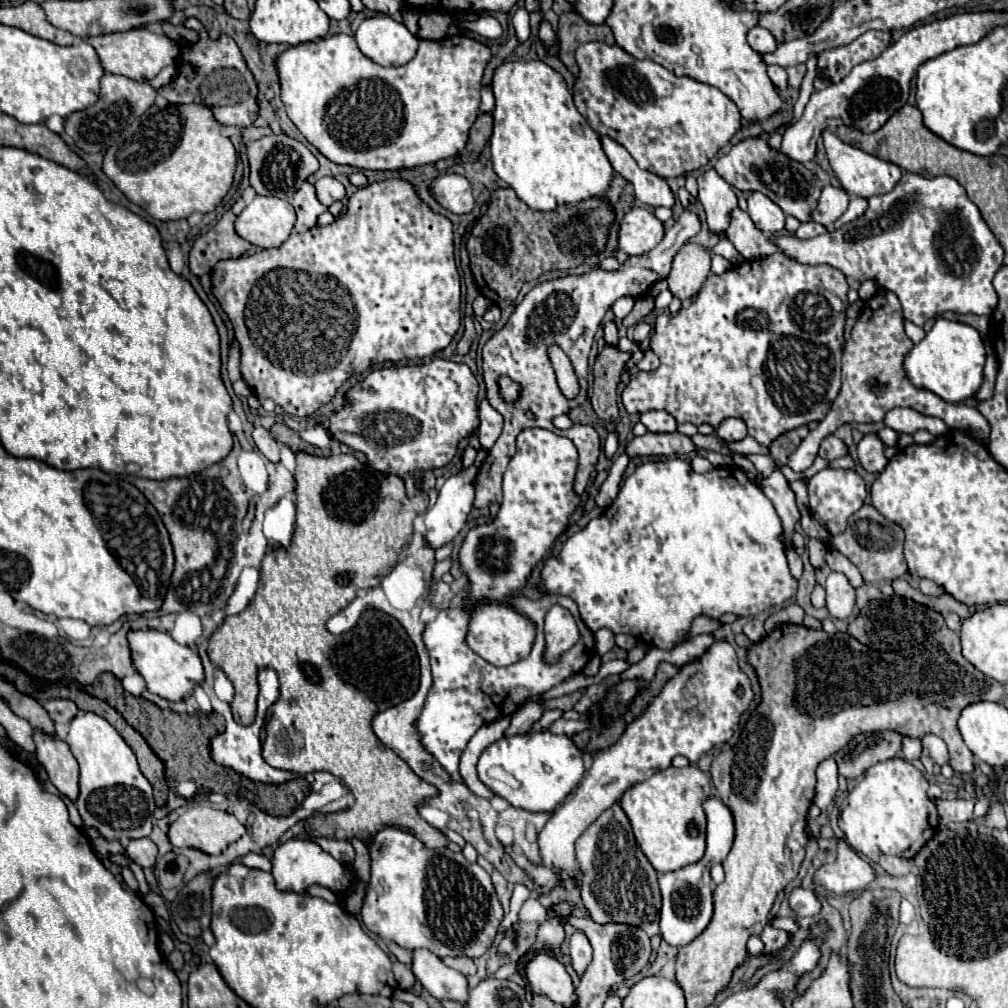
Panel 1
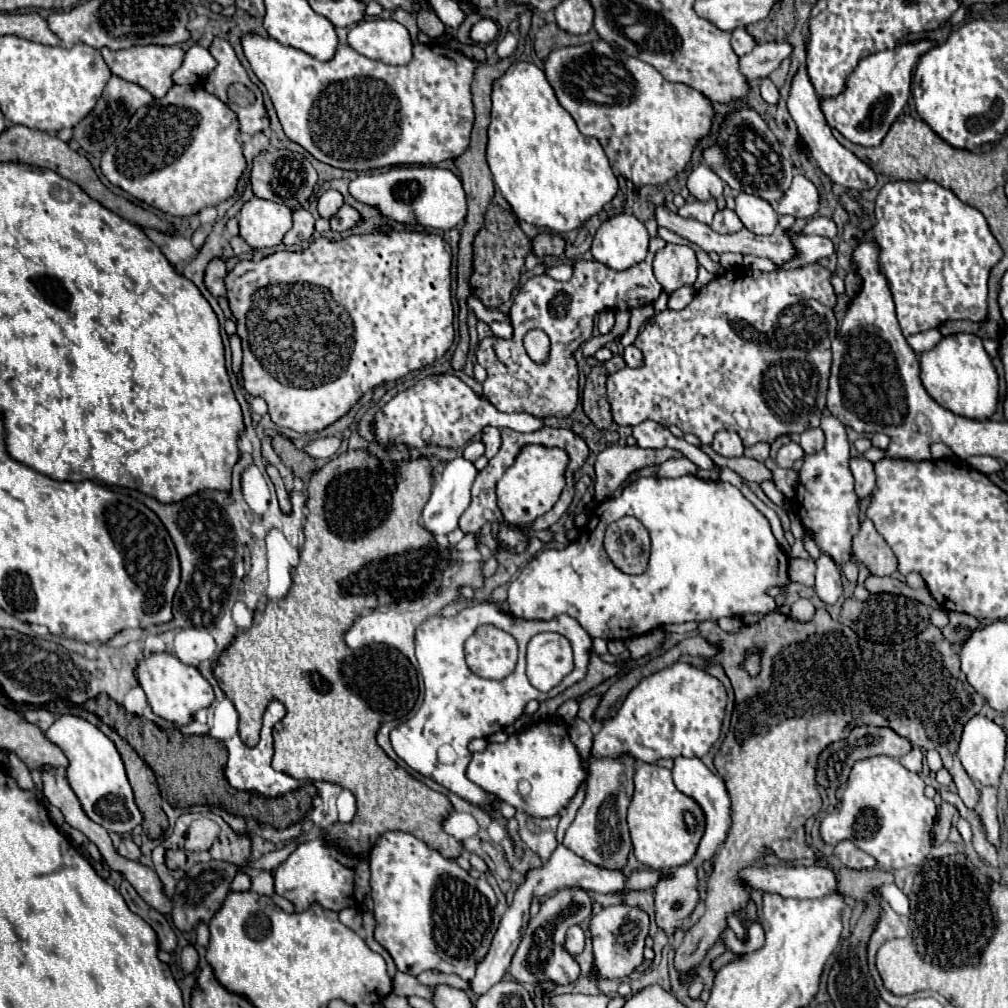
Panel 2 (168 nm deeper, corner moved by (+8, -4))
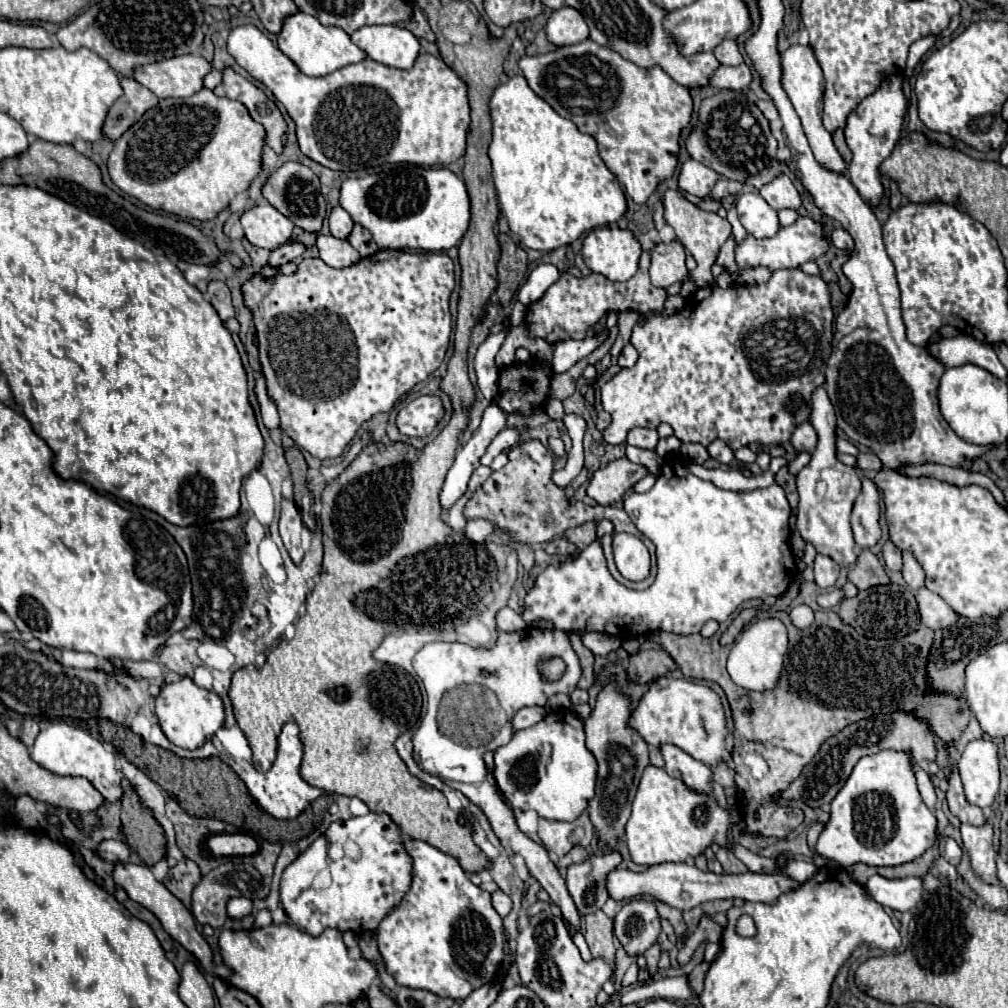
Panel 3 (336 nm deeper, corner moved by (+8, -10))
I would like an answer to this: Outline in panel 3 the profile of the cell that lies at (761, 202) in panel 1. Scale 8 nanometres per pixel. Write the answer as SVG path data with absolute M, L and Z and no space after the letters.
M747 191L739 197L737 215L747 233L757 239L773 237L779 231L777 211L757 191Z

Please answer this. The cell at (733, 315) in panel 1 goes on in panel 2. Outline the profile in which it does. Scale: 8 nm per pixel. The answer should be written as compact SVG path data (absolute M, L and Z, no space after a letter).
M819 263L775 271L735 267L717 275L699 295L695 293L685 309L665 309L653 315L635 339L643 353L643 367L625 367L607 379L613 421L631 427L647 419L665 427L677 425L683 433L693 433L707 445L719 429L729 429L739 433L745 447L819 427L829 387L831 341L835 339L837 321L833 309L813 297L813 291L819 291L819 277L815 275L833 273L819 267Z

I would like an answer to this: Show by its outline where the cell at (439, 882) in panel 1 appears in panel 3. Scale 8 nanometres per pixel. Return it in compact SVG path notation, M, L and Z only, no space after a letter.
M407 839L405 849L413 857L413 885L401 905L389 913L377 927L377 945L385 963L385 971L393 975L397 985L425 989L455 1001L465 999L473 989L493 983L499 977L503 961L503 919L491 905L491 895L471 883L457 859L435 849L425 841Z

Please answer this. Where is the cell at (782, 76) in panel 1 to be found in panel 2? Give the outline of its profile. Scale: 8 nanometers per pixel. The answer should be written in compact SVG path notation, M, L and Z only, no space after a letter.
M763 79L761 81L761 97L767 101L767 103L777 103L777 99L779 99L779 91L777 91L777 87L775 87L775 83L771 81L771 79Z

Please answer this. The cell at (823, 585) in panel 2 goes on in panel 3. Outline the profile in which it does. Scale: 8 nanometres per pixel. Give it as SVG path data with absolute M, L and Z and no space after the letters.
M817 553L813 569L815 569L815 583L821 589L827 589L827 587L833 587L835 585L837 577L839 577L839 565L833 559L829 559L827 555Z

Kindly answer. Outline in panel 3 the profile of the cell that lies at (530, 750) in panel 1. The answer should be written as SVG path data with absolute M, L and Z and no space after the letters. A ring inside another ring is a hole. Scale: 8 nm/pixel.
M547 713L533 727L515 731L513 739L495 751L495 781L513 809L533 809L553 821L575 821L587 811L597 785L597 761L585 747L583 721L573 713ZM529 769L535 771L533 781L527 777Z

